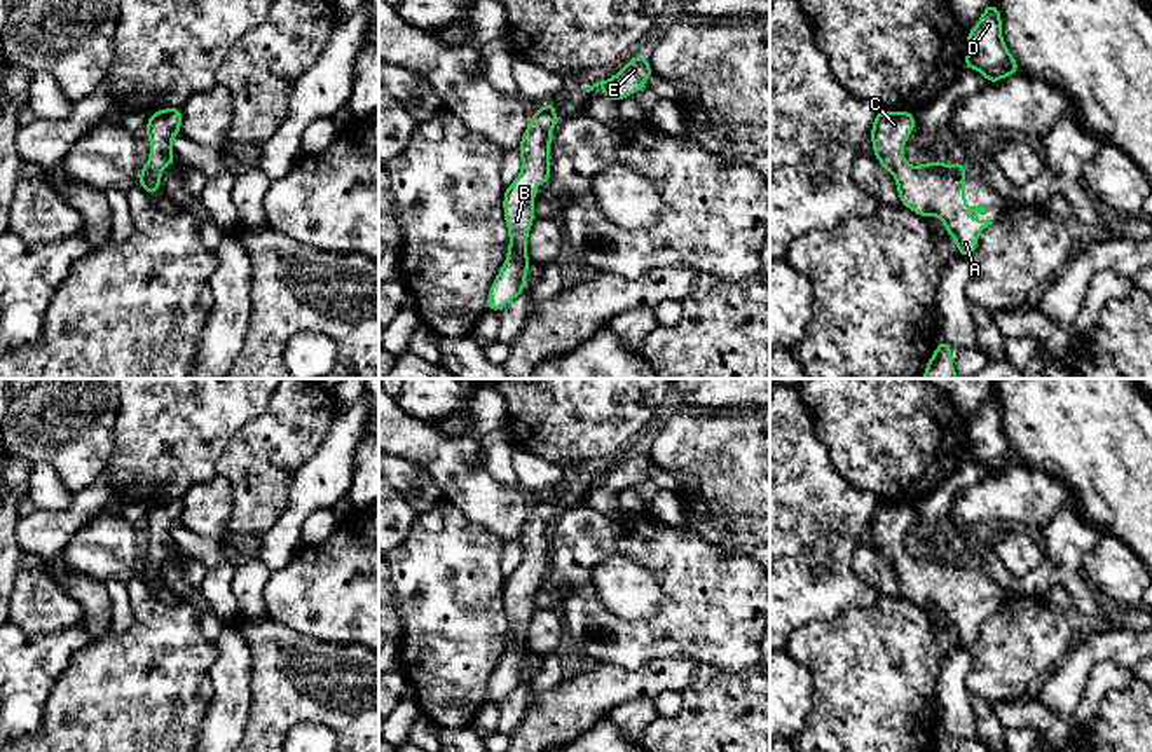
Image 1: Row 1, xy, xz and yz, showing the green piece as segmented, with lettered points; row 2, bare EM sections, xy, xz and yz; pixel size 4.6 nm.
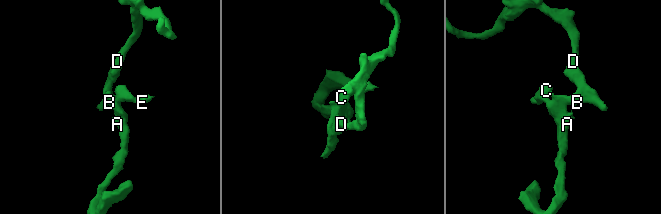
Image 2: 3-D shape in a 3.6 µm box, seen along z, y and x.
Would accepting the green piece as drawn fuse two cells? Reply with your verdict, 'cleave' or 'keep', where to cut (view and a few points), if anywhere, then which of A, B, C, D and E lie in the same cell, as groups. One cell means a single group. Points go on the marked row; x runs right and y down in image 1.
keep; cut none; groups A B C D E

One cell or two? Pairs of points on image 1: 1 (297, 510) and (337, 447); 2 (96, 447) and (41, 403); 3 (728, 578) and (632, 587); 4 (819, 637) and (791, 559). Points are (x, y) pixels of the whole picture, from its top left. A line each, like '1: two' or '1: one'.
1: one
2: one
3: two
4: two

